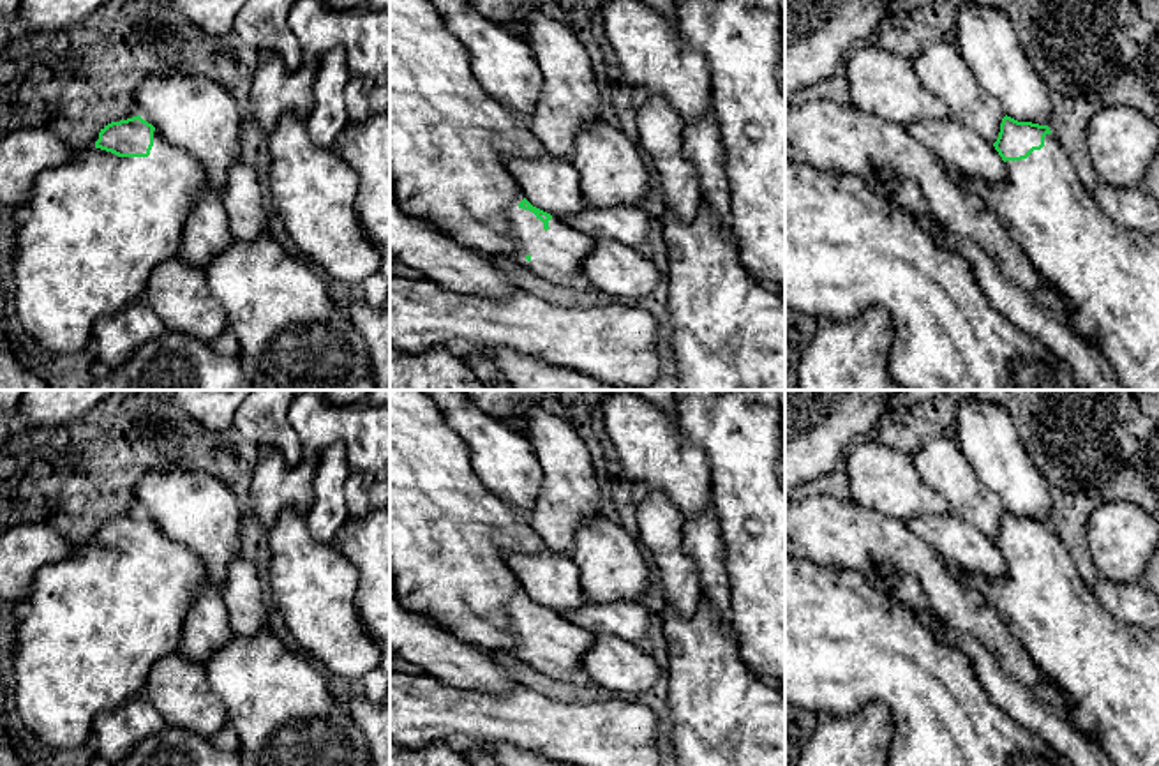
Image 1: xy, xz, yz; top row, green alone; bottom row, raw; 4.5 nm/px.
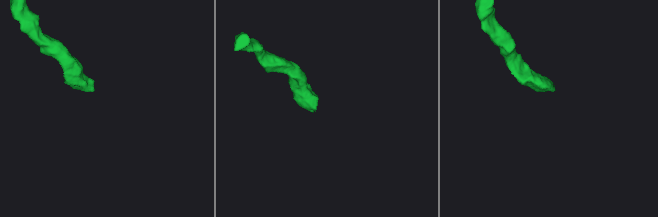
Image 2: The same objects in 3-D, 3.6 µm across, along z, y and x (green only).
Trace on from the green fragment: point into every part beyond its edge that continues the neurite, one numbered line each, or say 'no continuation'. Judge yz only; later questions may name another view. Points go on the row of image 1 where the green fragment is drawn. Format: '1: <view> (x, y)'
1: yz (1110, 274)

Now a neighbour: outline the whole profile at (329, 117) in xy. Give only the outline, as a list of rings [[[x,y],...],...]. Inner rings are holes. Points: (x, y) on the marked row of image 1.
[[[342,49],[328,51],[318,64],[312,83],[314,106],[305,125],[310,139],[323,148],[333,148],[337,136],[349,124],[344,99],[349,78]]]

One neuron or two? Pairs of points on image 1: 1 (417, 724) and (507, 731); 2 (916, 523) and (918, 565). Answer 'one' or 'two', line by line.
1: one
2: two

